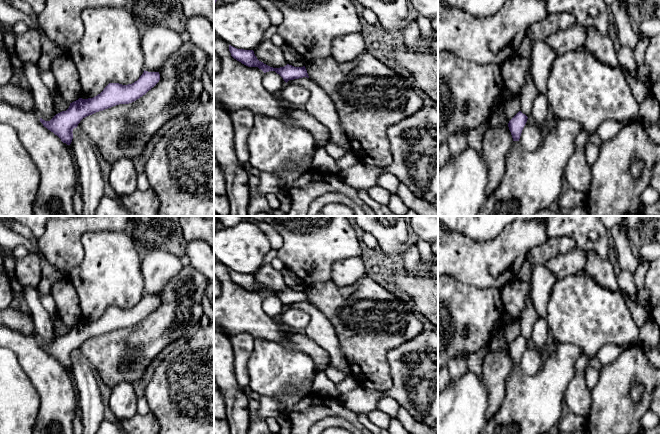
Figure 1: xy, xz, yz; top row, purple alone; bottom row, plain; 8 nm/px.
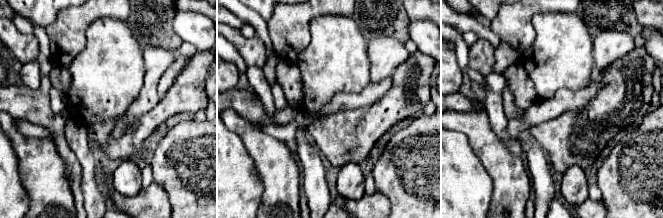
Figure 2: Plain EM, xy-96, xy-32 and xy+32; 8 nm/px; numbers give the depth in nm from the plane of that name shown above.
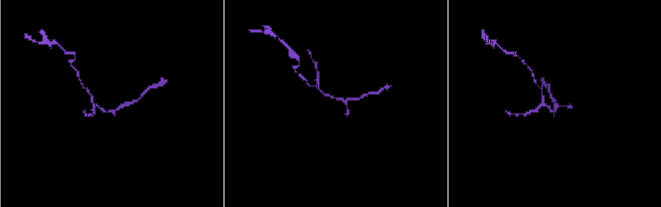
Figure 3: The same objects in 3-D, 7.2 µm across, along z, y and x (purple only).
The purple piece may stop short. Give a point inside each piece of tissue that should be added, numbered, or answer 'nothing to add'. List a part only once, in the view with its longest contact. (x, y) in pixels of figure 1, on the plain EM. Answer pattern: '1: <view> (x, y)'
nothing to add

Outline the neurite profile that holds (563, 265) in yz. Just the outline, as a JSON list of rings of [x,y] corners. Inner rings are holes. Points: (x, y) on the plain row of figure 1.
[[[576,247],[568,253],[551,258],[547,261],[545,267],[560,280],[585,269],[586,264],[586,251],[580,247]]]

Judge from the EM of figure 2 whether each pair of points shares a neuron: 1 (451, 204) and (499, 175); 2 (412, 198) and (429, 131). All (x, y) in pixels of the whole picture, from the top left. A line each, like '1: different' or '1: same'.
1: different
2: same

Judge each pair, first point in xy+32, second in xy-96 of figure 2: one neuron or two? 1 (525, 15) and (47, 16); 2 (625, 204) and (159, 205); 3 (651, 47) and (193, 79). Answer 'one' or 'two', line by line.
1: two
2: two
3: two

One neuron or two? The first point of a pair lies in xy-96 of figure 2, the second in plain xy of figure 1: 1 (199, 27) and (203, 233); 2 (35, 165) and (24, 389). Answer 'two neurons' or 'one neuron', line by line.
1: two neurons
2: two neurons

